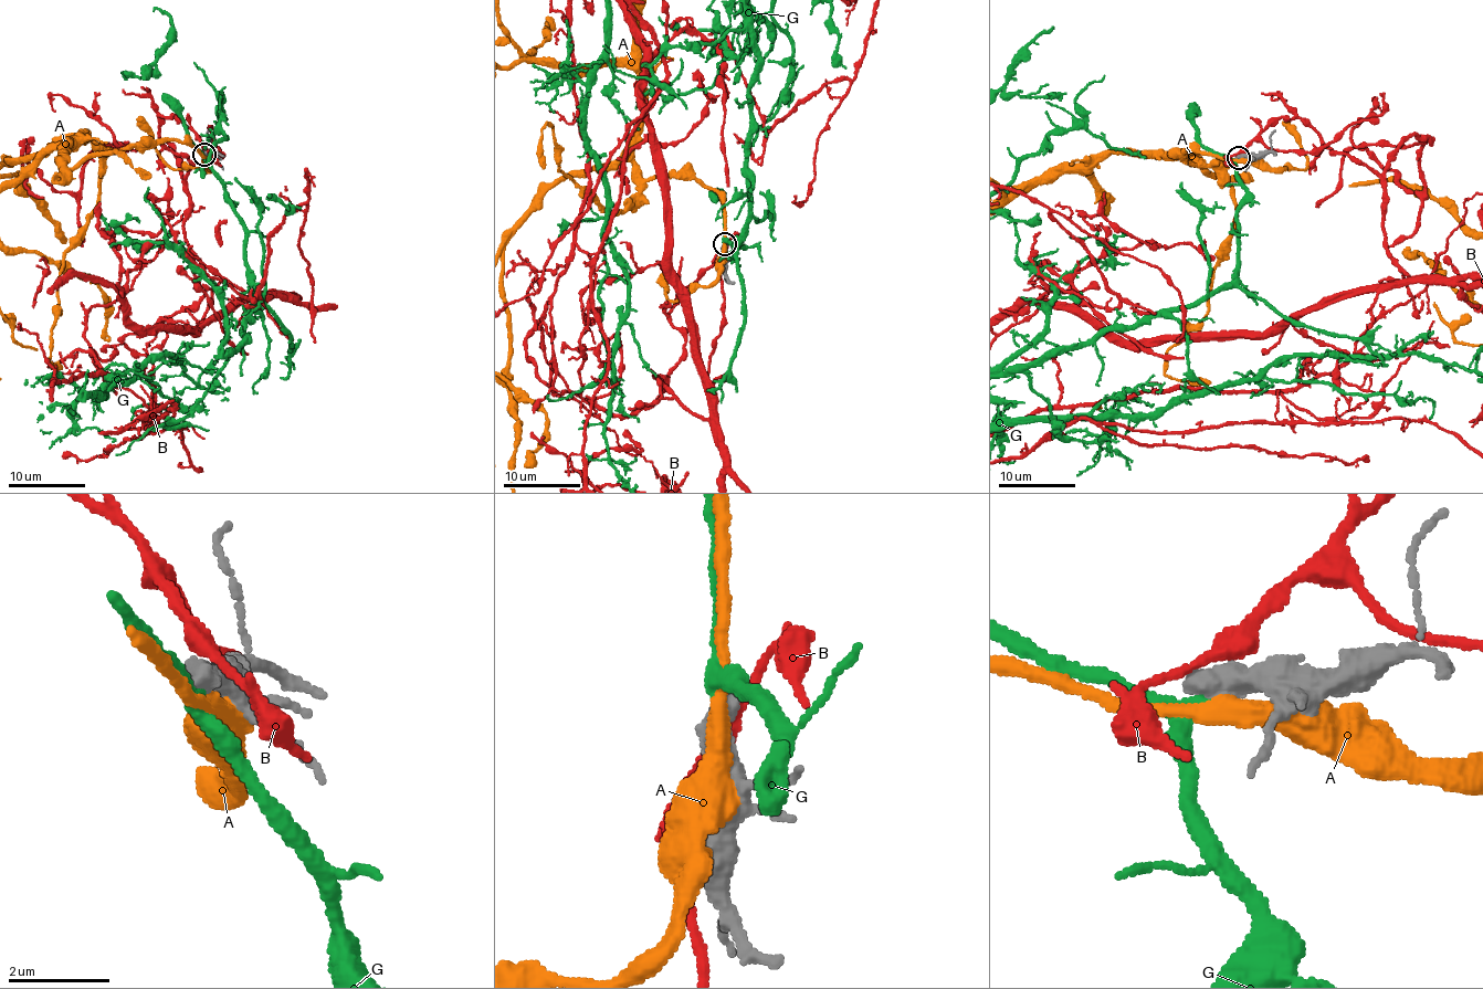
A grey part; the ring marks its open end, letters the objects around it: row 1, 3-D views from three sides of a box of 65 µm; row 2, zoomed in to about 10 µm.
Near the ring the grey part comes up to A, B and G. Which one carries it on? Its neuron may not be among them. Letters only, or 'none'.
G

